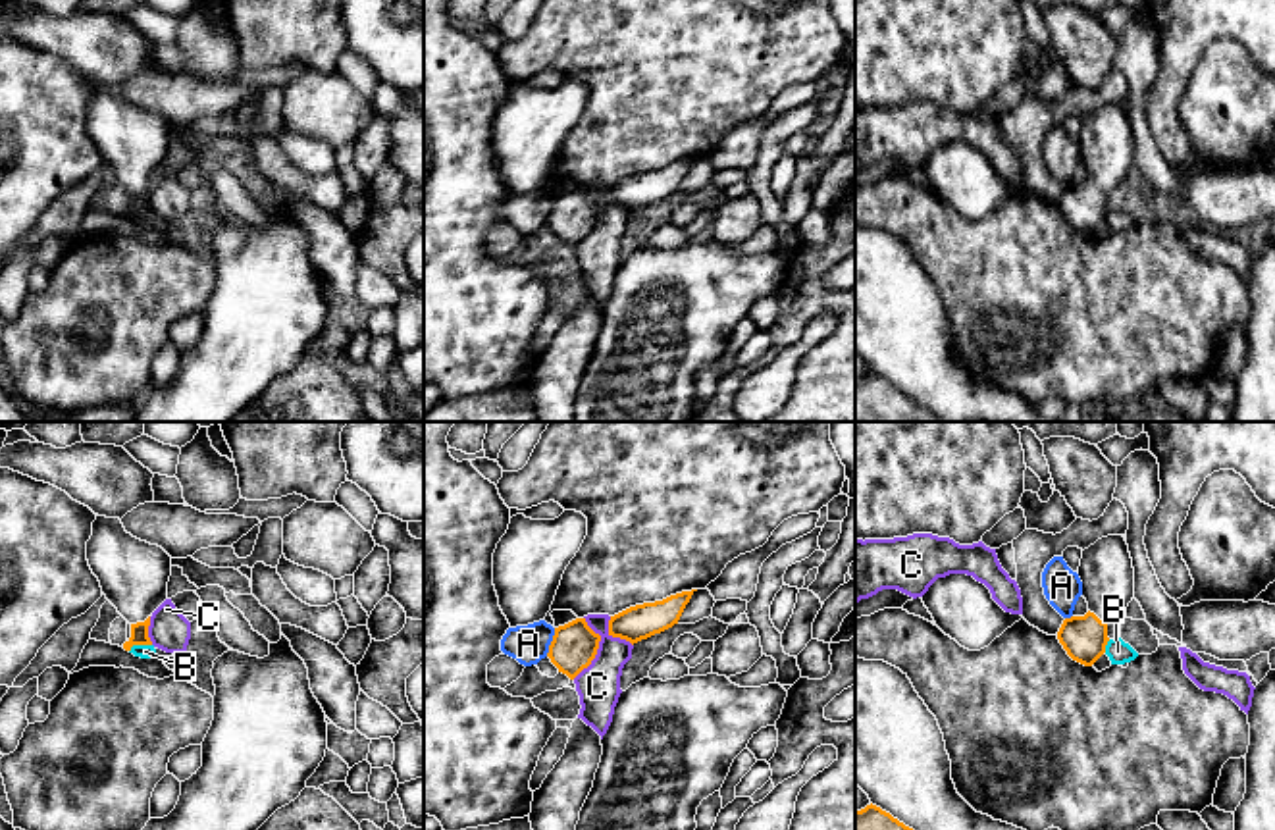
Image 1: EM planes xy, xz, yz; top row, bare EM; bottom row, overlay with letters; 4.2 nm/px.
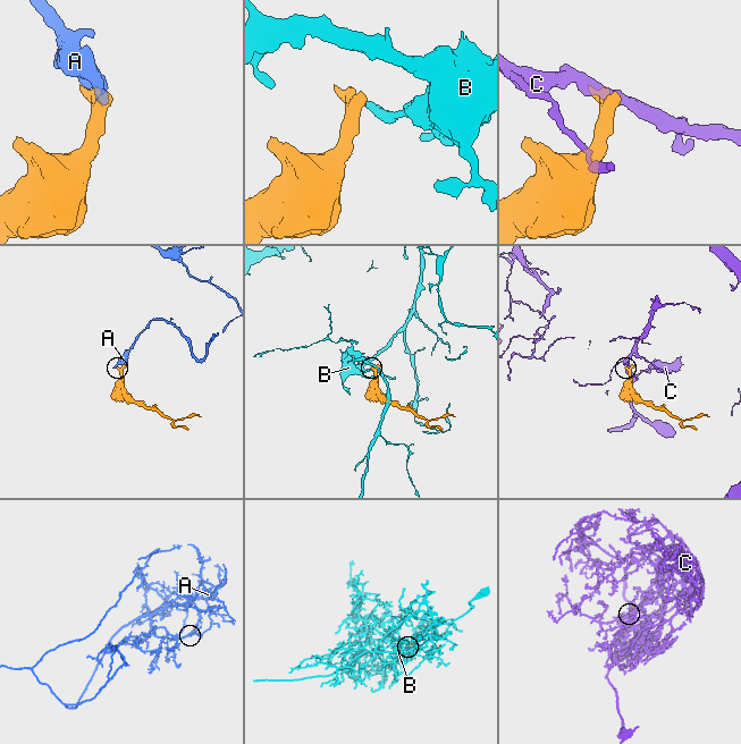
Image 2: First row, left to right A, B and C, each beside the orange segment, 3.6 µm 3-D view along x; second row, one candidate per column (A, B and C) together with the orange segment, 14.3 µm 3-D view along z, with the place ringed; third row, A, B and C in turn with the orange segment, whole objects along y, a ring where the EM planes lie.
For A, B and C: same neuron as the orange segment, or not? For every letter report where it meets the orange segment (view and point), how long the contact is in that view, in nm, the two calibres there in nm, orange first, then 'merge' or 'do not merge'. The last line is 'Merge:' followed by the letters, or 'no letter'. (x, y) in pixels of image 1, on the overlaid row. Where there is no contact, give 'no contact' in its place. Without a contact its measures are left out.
A: xz (551, 642) | 130 nm | 190/160 nm | do not merge
B: xy (139, 644) | 100 nm | 80/60 nm | do not merge
C: xz (598, 648) | 260 nm | 190/180 nm | do not merge
Merge: no letter

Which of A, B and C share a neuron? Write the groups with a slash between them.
A / B / C

